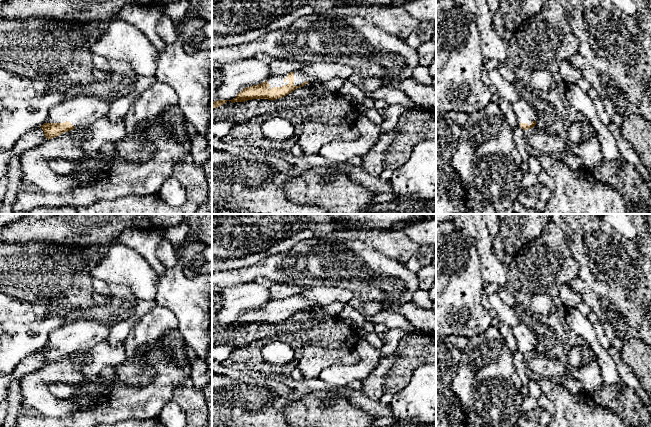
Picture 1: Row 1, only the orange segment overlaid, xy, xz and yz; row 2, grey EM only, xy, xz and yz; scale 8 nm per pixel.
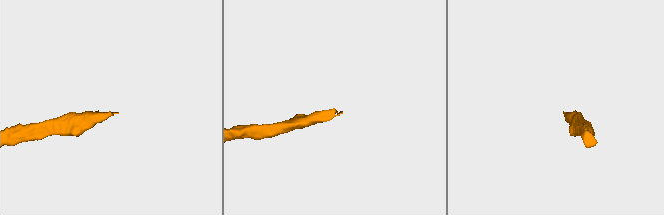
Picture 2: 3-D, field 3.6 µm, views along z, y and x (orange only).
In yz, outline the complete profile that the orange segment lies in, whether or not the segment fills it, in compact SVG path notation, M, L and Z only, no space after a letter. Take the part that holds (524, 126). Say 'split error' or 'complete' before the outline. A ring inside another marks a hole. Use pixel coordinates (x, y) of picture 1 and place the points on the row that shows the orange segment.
split error; M519 99L511 104L518 126L523 130L533 128L538 119L536 110L524 99Z

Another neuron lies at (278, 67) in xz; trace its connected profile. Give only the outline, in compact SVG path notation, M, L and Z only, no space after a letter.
M275 59L271 61L270 72L272 76L280 76L300 70L305 66L306 64L303 62Z

